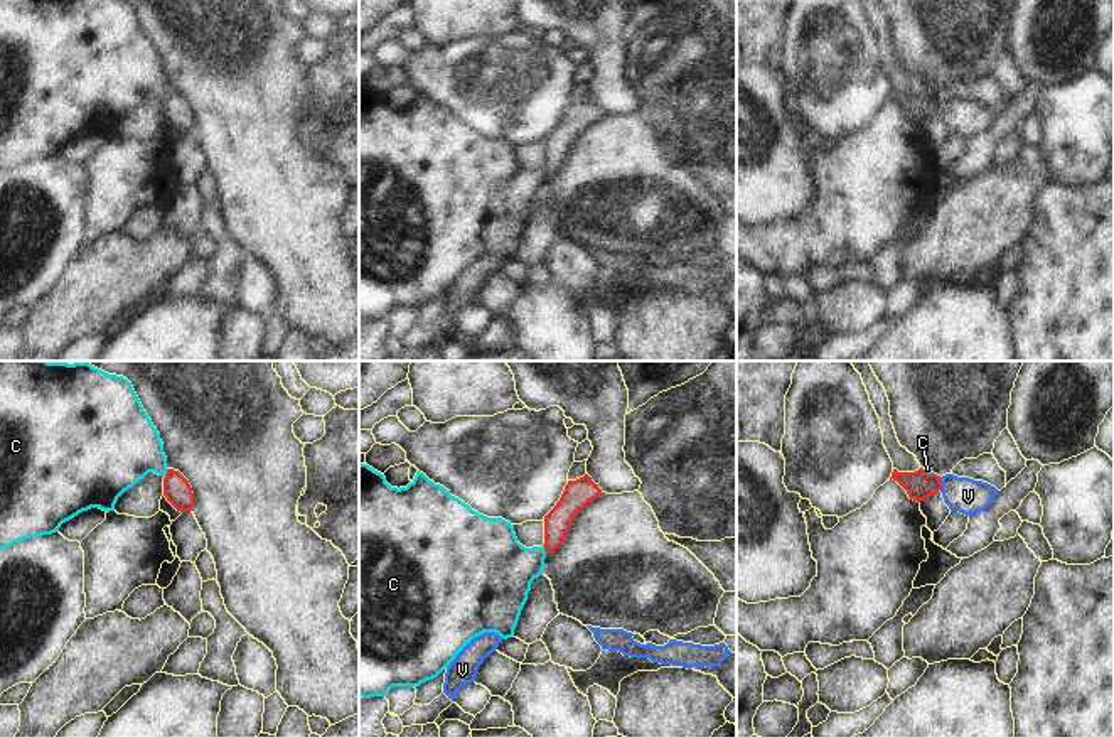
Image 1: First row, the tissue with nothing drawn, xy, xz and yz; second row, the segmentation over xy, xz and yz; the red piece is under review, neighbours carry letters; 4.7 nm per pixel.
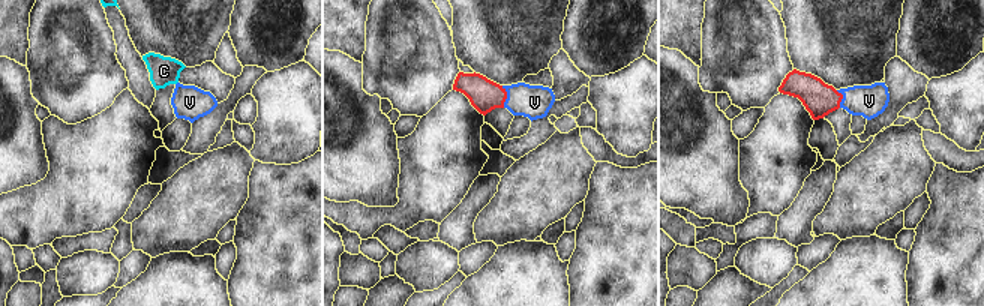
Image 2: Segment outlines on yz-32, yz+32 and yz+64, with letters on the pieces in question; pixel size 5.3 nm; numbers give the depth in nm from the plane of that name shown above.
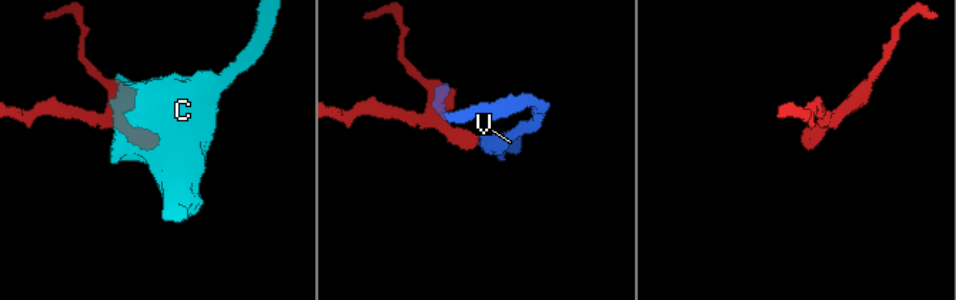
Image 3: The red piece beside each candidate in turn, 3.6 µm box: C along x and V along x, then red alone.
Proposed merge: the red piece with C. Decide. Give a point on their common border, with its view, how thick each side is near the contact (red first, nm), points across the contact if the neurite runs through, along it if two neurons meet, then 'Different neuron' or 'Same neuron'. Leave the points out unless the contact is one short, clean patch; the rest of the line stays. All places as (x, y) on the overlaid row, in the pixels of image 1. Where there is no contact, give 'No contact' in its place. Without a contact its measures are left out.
Touches red at xz (545, 550). Thickness 130 nm (red) against 340 nm. Boundary: xz (543, 545), (546, 554). Different neuron.

